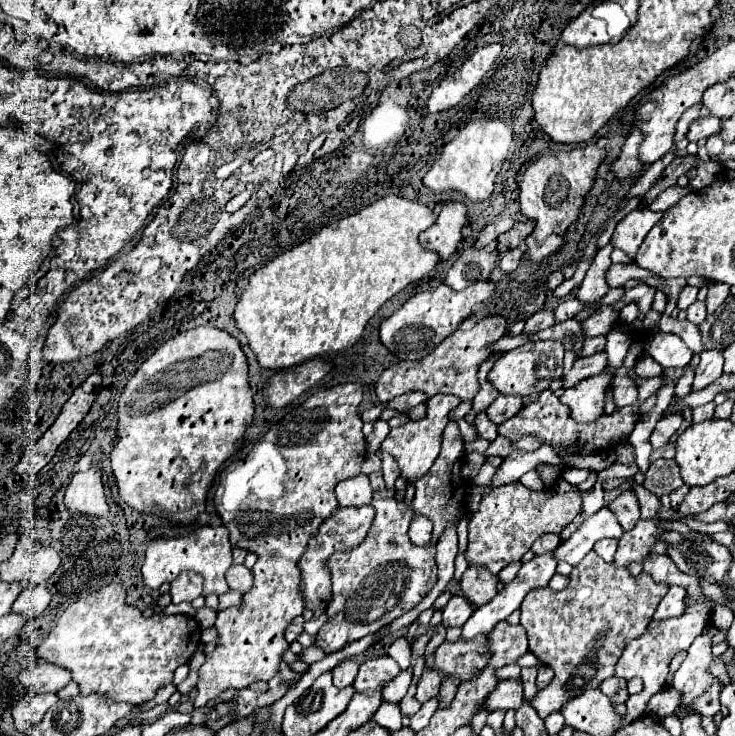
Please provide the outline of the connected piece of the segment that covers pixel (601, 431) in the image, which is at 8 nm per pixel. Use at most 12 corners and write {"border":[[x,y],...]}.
{"border":[[551,389],[499,425],[565,459],[605,453],[639,421],[637,403],[575,423]]}

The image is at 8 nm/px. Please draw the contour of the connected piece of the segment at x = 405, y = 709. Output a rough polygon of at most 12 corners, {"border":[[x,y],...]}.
{"border":[[423,659],[415,663],[407,694],[399,703],[403,716],[412,717],[421,703],[415,698]]}

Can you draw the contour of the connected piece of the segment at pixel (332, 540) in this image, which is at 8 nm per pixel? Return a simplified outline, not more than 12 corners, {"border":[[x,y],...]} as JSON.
{"border":[[373,505],[337,509],[301,559],[307,609],[331,603],[329,555],[363,543]]}

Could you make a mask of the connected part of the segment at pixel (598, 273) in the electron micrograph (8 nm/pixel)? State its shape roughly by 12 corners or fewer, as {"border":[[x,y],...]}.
{"border":[[611,243],[599,249],[577,299],[585,305],[575,317],[585,321],[609,291],[605,275],[611,267]]}

